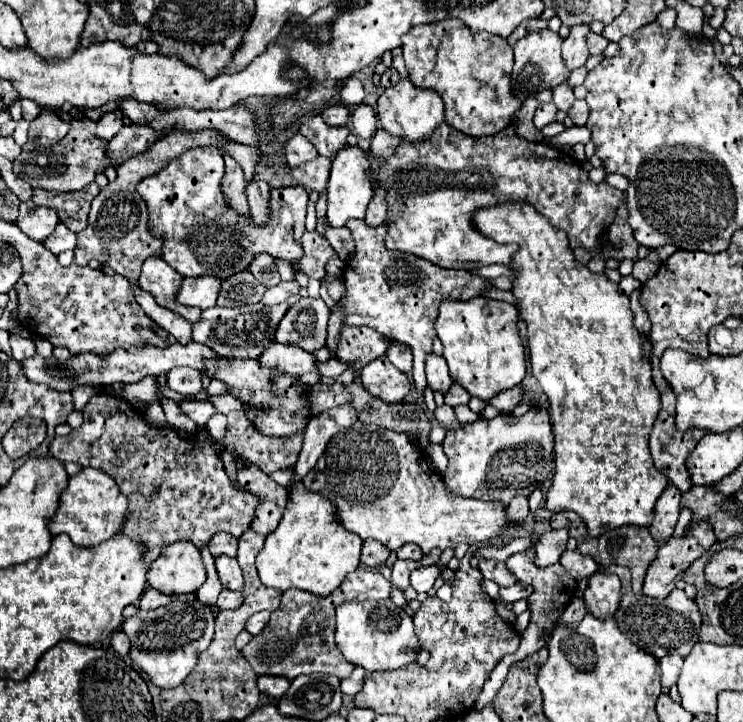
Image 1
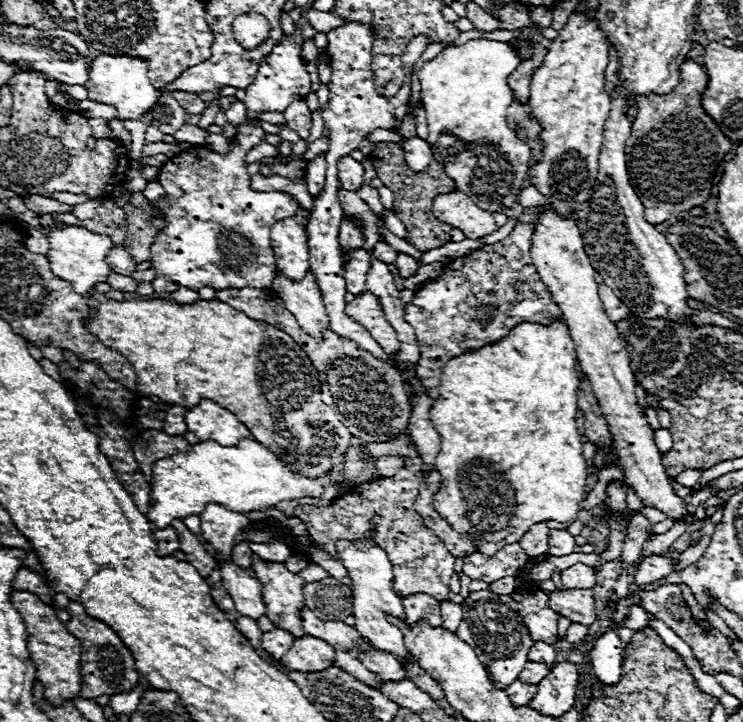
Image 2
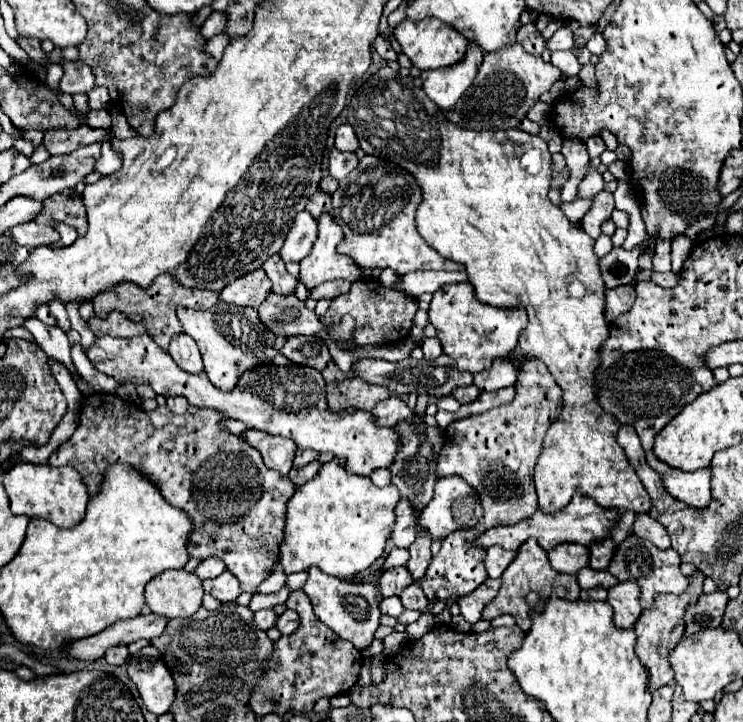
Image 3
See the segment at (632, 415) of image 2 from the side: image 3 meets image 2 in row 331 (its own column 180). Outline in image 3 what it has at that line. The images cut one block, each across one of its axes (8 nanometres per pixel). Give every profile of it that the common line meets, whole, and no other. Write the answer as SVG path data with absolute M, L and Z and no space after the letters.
M164 570L146 584L146 604L158 616L186 618L202 606L202 580L194 572Z

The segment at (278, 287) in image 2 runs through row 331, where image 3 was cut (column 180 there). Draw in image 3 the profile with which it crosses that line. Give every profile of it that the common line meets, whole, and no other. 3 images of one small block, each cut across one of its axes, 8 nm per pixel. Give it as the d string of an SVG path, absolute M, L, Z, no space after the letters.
M218 302L214 308L210 308L206 312L178 306L176 314L178 314L178 320L180 320L184 332L196 340L196 344L202 352L204 370L206 370L210 382L220 390L234 388L234 384L238 382L238 376L244 370L276 356L276 352L272 350L274 334L270 334L270 330L262 328L262 324L258 320L258 312L242 312L242 308L230 308L222 302Z

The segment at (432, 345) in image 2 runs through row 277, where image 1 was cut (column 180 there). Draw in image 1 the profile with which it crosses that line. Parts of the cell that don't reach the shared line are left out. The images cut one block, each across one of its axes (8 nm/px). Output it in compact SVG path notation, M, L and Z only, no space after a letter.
M112 394L92 396L82 414L84 424L72 430L68 436L56 436L50 444L50 454L60 462L78 462L82 466L104 470L116 480L120 492L130 502L130 516L122 532L126 536L132 536L132 540L144 548L144 562L150 564L164 550L164 546L176 540L190 540L202 550L220 530L240 536L244 530L250 528L258 500L250 492L238 490L230 484L220 456L206 440L204 432L198 432L196 438L182 440L168 426L150 426L142 418L142 414L134 410L124 398Z

